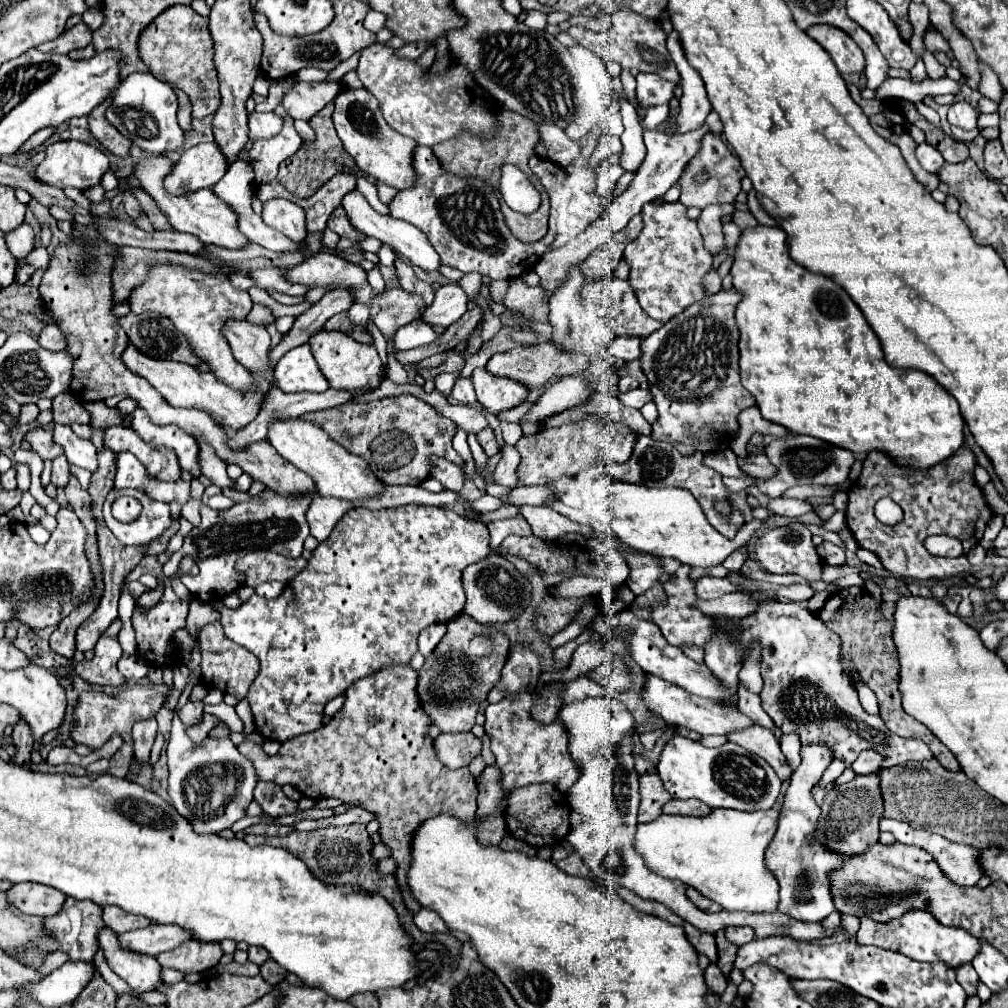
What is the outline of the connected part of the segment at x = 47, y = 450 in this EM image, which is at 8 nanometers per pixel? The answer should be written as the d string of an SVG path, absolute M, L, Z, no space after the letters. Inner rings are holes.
M42 427L30 429L30 431L26 431L24 439L30 443L32 451L36 451L42 459L54 459L54 457L62 455L62 447L52 441L52 431L48 431L48 429L42 429Z

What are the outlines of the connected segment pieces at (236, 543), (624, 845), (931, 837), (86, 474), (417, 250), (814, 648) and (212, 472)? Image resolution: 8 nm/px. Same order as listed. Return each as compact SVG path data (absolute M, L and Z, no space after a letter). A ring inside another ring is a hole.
M264 489L260 495L250 497L246 503L234 505L226 511L214 511L202 503L200 515L202 525L198 531L192 531L190 545L184 549L186 553L174 553L162 567L164 577L170 577L178 571L178 563L184 555L192 555L200 567L196 577L184 575L182 583L188 587L194 599L202 603L222 601L228 593L236 591L238 585L244 583L244 577L234 571L234 563L254 549L268 549L286 557L300 557L304 539L310 535L304 513L308 509L310 495L302 495L302 499L286 499L286 495L278 495L276 491Z
M586 697L582 701L574 701L560 709L560 723L568 731L568 751L580 771L576 783L568 789L568 803L574 811L584 817L582 829L572 829L566 837L580 853L590 871L618 887L626 887L644 899L654 899L670 907L684 921L694 925L700 931L716 933L728 925L748 925L754 929L756 937L772 937L772 935L790 935L798 941L810 941L826 935L836 935L842 927L834 931L826 931L820 923L802 923L784 913L772 915L748 915L748 913L702 913L684 893L686 885L662 879L662 875L654 875L642 859L634 851L634 831L636 831L636 813L638 813L638 773L634 769L634 717L626 709L626 705L618 699L602 699L602 697ZM602 833L620 833L620 835L602 835Z
M882 817L882 823L880 823L880 831L890 831L898 843L906 843L906 845L916 845L916 847L922 847L926 851L930 851L930 855L934 857L934 861L938 863L938 867L942 869L942 873L952 879L952 883L958 883L958 885L976 885L978 879L982 877L982 871L978 869L978 851L974 847L968 847L968 845L960 845L960 843L952 843L948 839L944 839L942 835L938 833L930 833L926 829L914 829L910 827L908 823L904 821L898 821L898 819L886 819Z
M69 464L69 469L73 475L76 475L76 478L78 479L82 489L87 490L89 487L92 473L82 468L79 468L74 464Z
M354 189L354 191L350 191L350 193L344 195L342 207L346 209L346 213L348 213L352 225L354 225L358 231L362 231L362 233L366 233L366 235L370 235L370 237L376 237L376 239L380 239L382 243L390 245L392 249L396 249L398 253L402 253L414 267L420 267L422 271L428 271L428 273L430 273L430 271L438 271L438 267L440 267L438 253L434 251L434 247L430 247L430 241L426 239L426 235L422 235L422 231L418 231L418 227L414 227L414 225L410 225L410 223L406 223L406 221L400 221L400 219L394 219L394 217L390 217L390 215L380 215L378 211L374 211L374 209L368 205L368 201L362 197L362 193L360 193L358 189Z
M758 591L746 595L758 603L758 611L734 619L734 623L746 627L746 631L742 631L742 657L746 659L750 655L752 641L760 645L760 669L764 679L760 699L764 711L782 733L796 733L802 745L828 745L834 759L844 761L848 767L864 749L882 753L886 757L886 767L932 757L932 751L920 739L902 739L894 735L880 717L868 715L862 709L850 675L842 671L840 665L838 635L826 629L802 603L770 599L766 593Z
M198 443L198 445L200 445L200 459L202 459L200 465L202 465L202 473L212 481L212 485L216 485L220 489L224 489L224 487L234 489L234 481L228 479L228 475L226 475L226 463L222 463L214 455L212 447L208 447L206 443Z

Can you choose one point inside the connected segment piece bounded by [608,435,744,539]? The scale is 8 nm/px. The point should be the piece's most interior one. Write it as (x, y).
(654, 464)

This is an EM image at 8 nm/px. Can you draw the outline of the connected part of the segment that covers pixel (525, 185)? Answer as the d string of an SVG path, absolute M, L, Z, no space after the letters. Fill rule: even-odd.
M510 163L502 167L500 193L506 205L520 213L532 213L540 205L540 195L534 189L534 185L528 181L528 177L518 167L512 167Z

